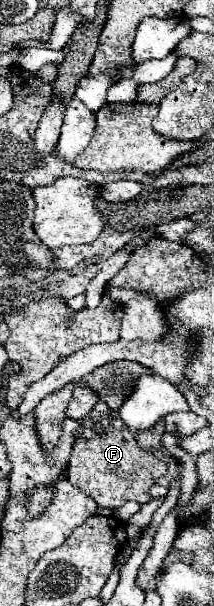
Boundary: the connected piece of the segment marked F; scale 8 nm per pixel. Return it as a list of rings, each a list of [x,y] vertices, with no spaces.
[[[97,402],[93,410],[81,420],[81,432],[71,450],[67,478],[73,486],[81,488],[87,496],[91,496],[97,506],[115,510],[127,500],[147,504],[149,488],[165,472],[165,462],[161,462],[153,452],[141,450],[135,442],[133,432],[123,424],[117,412],[111,412],[105,402]]]

